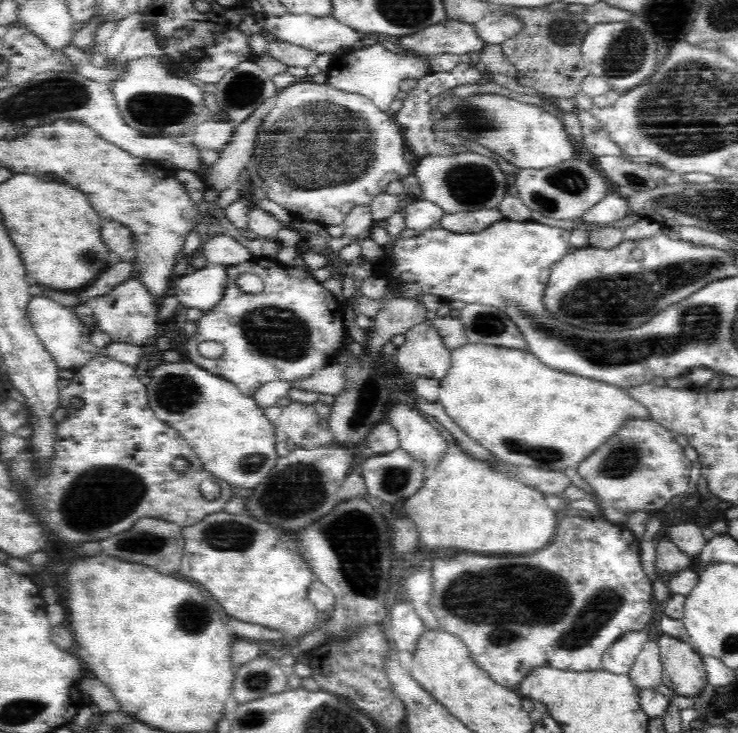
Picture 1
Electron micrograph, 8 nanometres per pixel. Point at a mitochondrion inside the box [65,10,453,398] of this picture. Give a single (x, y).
(338, 149)

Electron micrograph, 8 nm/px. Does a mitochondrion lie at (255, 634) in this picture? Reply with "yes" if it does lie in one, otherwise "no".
no

